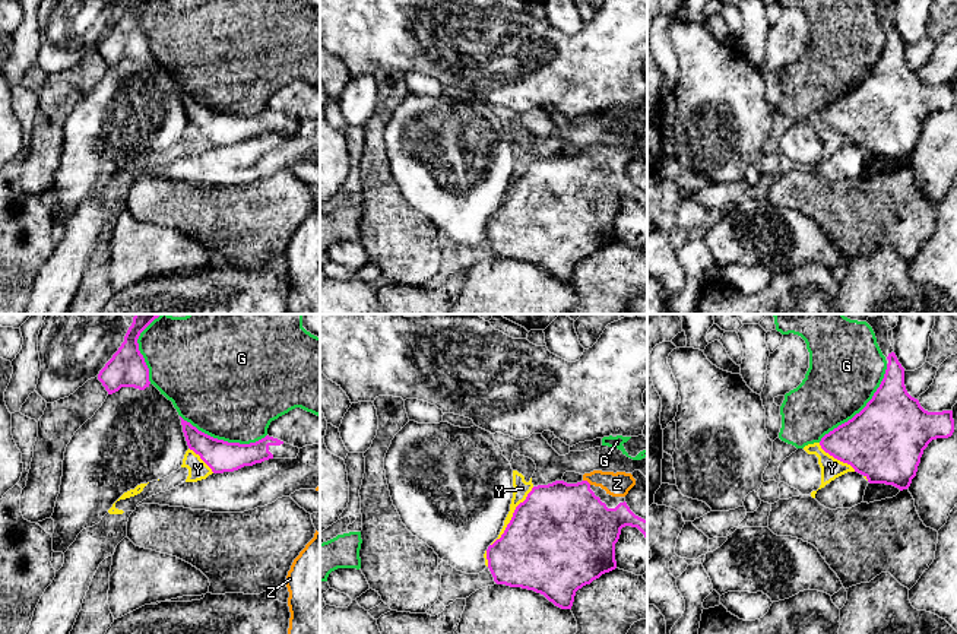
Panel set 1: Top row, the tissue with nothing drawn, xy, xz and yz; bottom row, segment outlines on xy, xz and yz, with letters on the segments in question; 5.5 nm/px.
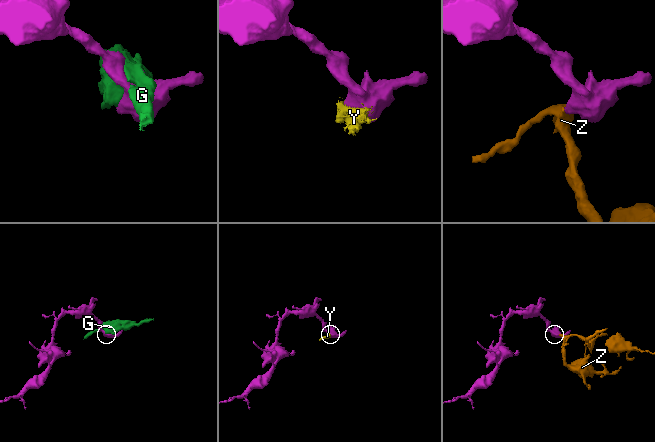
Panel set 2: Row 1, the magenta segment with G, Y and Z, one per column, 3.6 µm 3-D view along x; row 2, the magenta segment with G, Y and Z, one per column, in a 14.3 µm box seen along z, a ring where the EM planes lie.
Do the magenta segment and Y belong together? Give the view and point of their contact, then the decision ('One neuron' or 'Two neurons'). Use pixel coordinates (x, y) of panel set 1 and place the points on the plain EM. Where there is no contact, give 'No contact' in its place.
Touches magenta at xz (513, 189). Two neurons

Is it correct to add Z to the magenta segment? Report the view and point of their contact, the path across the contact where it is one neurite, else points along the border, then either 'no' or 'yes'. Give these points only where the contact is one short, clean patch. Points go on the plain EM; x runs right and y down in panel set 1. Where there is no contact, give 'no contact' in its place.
meets magenta in xz at (586, 154); runs through xz (567, 195), (586, 154), (605, 152), (618, 157); yes

